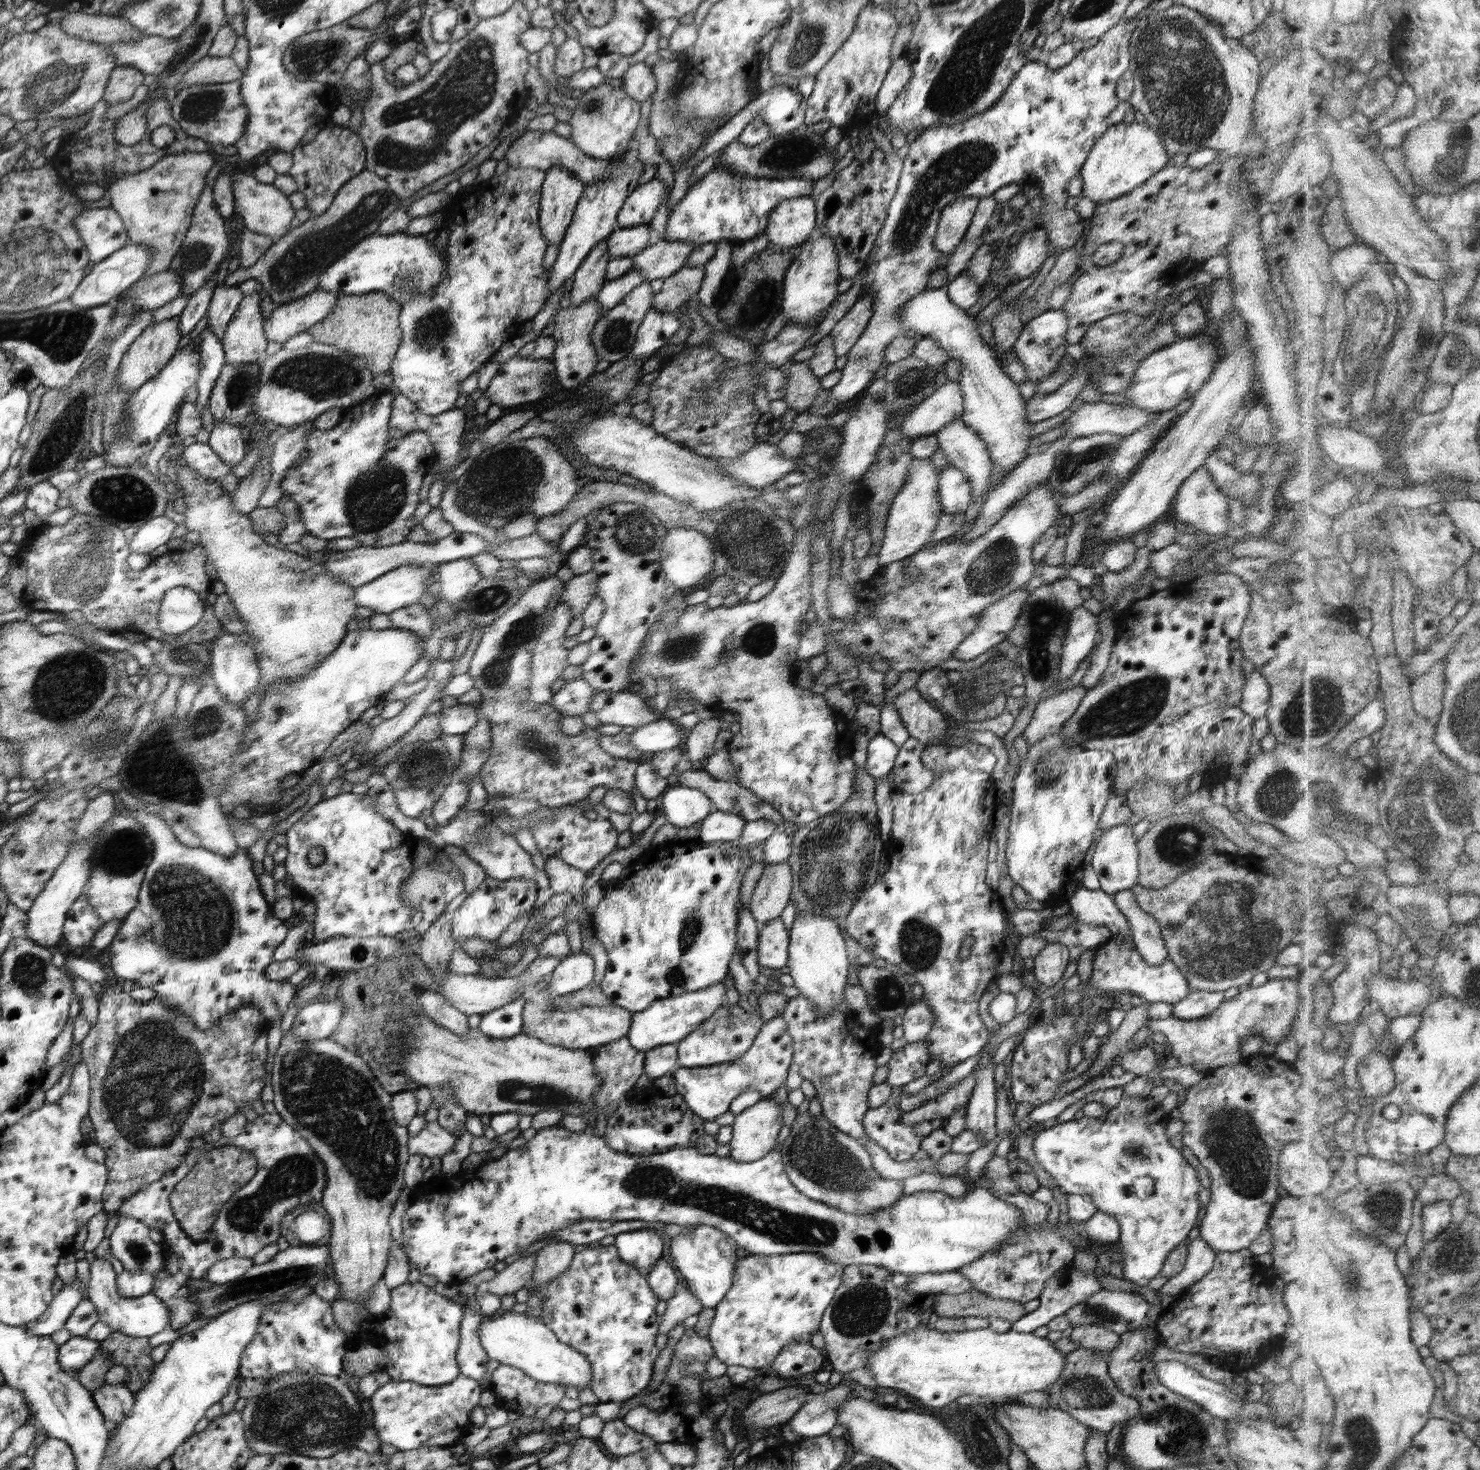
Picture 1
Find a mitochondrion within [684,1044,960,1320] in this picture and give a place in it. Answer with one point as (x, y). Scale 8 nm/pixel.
(826, 1162)

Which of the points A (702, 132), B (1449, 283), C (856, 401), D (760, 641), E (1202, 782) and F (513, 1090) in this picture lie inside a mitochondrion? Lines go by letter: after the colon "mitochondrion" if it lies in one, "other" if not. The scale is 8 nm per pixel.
A: mitochondrion
B: other
C: other
D: mitochondrion
E: other
F: mitochondrion

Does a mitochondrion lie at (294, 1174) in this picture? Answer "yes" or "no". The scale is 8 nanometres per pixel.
yes

